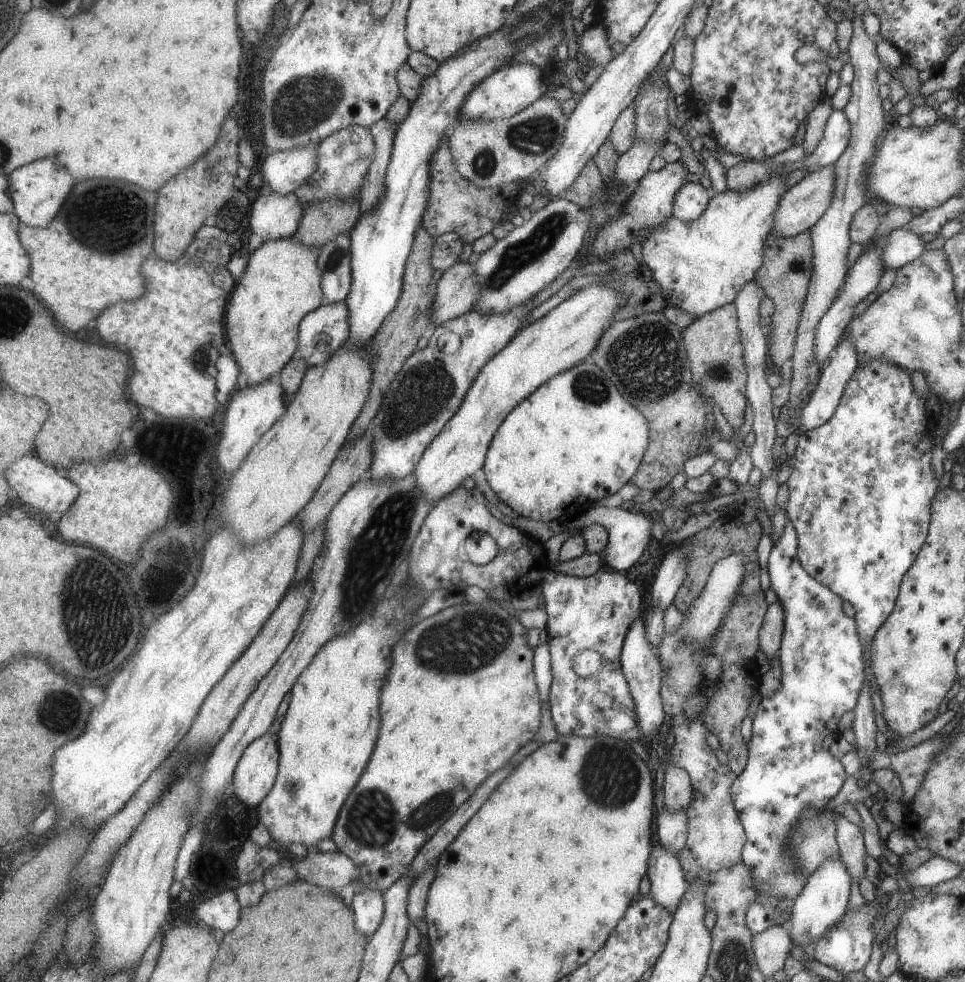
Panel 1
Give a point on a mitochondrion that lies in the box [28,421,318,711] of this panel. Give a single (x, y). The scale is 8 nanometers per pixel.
(89, 598)

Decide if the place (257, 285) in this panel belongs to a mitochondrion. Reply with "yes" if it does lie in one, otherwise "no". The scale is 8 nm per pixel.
no

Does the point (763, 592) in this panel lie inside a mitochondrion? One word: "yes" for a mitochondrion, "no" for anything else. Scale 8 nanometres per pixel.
no

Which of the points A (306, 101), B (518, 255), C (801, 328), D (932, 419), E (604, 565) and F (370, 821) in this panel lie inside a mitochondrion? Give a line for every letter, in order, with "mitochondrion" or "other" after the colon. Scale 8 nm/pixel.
A: mitochondrion
B: mitochondrion
C: other
D: other
E: other
F: mitochondrion

